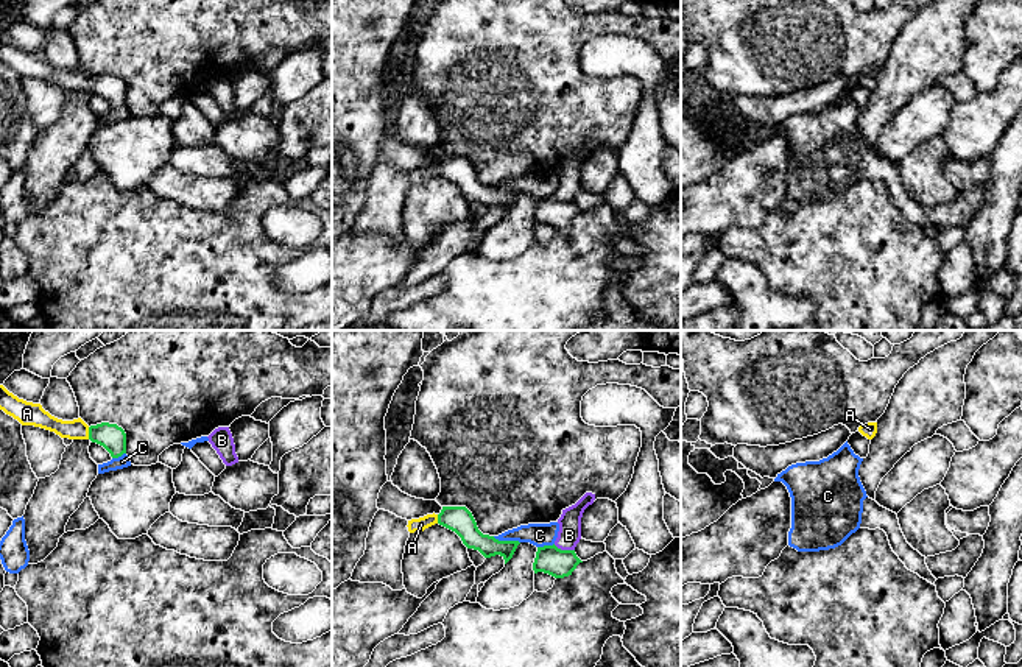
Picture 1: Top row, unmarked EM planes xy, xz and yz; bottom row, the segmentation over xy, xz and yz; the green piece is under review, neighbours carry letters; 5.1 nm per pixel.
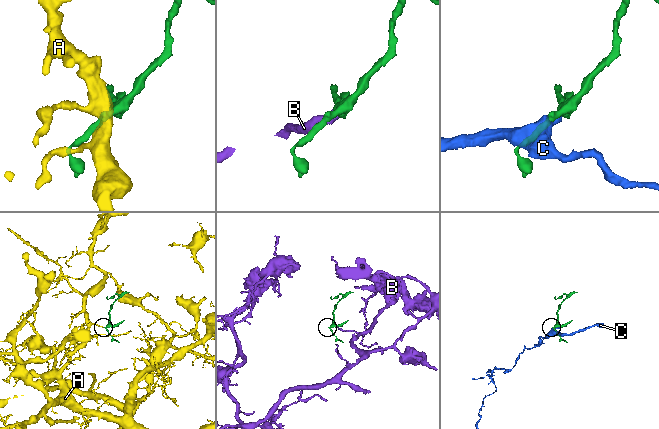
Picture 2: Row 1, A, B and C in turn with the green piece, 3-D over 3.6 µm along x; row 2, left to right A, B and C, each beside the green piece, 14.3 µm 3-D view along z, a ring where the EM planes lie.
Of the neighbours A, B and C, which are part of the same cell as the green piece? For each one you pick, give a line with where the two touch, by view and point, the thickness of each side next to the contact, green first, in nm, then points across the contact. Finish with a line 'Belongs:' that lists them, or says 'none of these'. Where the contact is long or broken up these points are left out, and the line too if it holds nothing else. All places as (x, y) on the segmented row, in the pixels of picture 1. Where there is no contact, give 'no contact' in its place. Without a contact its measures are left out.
A: contact xy (89, 434); calibres 140 and 110 nm; way xy (111, 437), (89, 434), (77, 429)
Belongs: A

